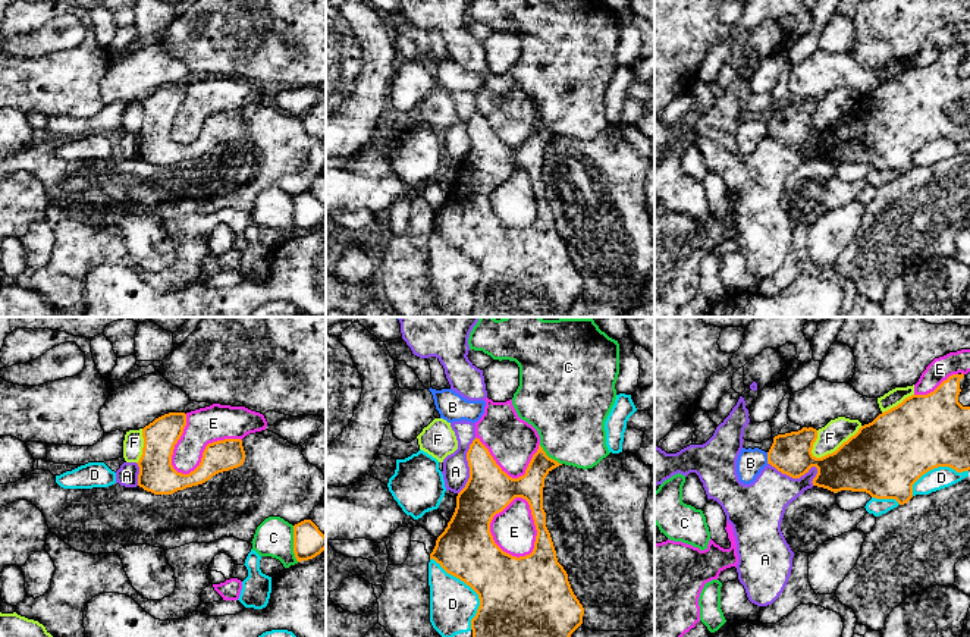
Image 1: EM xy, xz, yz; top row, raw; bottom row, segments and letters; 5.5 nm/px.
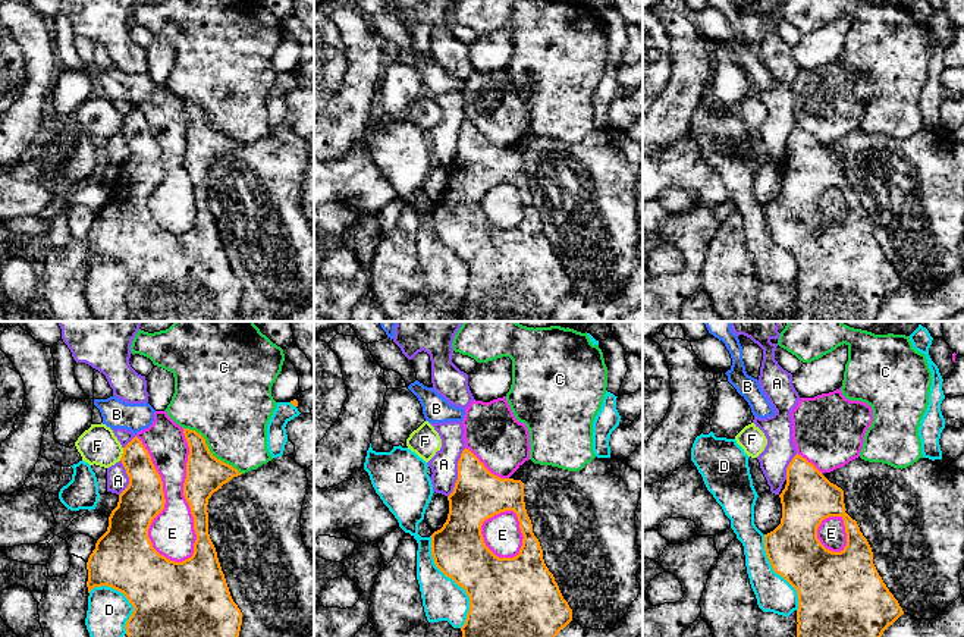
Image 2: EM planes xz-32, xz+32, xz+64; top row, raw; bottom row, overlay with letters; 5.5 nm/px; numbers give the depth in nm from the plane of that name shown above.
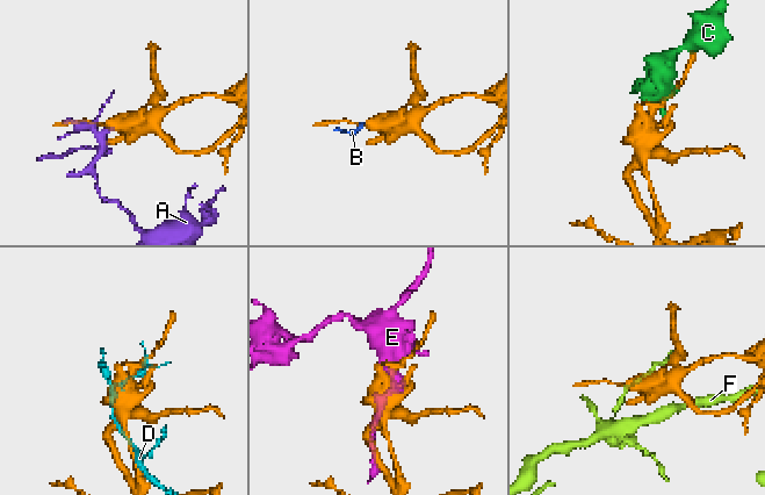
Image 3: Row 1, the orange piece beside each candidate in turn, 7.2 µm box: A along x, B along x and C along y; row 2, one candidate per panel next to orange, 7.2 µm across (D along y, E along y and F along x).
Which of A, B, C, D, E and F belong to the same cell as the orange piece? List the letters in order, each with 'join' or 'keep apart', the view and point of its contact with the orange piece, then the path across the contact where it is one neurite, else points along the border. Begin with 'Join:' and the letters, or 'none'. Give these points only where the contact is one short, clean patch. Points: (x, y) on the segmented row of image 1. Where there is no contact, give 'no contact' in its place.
Join: B
A: keep apart; meets orange in yz at (794, 477)
B: join; meets orange in yz at (768, 458); runs through yz (791, 454), (768, 458), (750, 463)
C: keep apart; meets orange in xy at (294, 543)
D: keep apart; meets orange in xz at (471, 587)
E: keep apart; meets orange in xz at (537, 532)
F: keep apart; meets orange in yz at (838, 448)

